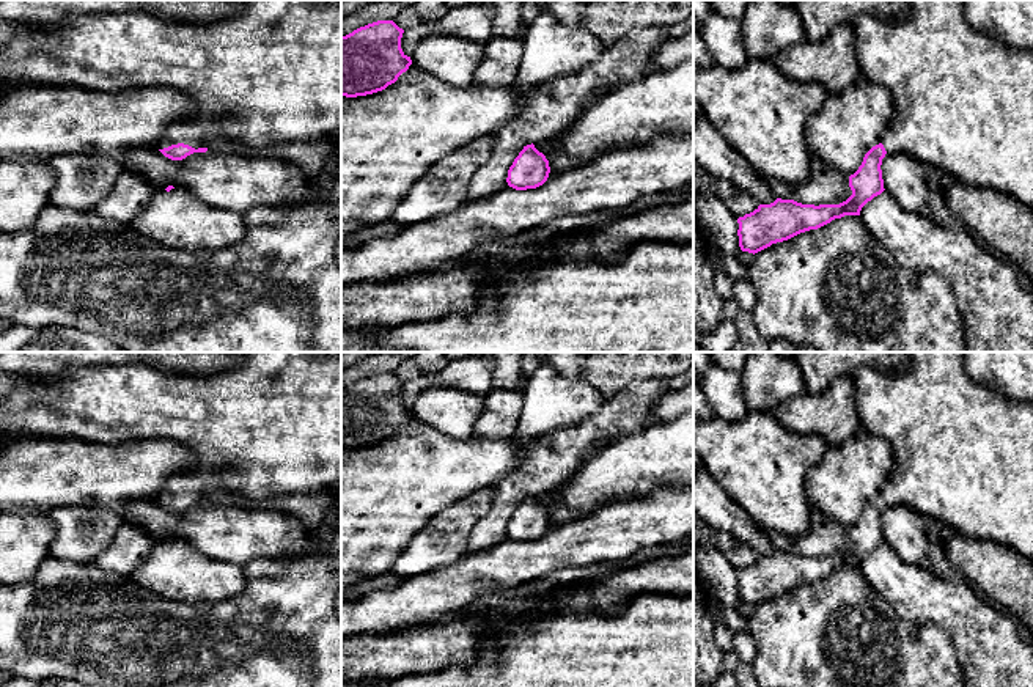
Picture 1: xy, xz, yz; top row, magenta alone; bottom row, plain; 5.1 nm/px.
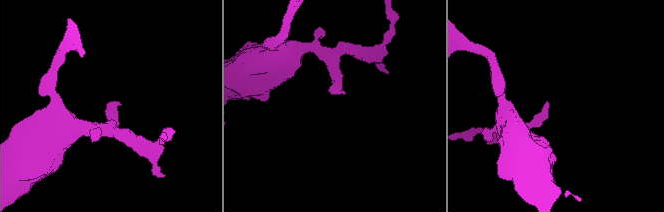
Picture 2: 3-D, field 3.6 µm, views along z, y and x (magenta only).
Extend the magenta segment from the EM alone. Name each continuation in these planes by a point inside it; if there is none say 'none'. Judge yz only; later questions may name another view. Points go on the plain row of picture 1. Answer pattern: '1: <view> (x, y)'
1: yz (963, 455)

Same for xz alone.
none

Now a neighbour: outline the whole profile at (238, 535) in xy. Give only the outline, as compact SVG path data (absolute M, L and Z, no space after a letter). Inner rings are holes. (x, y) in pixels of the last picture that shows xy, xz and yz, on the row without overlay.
M138 500L121 514L156 544L168 538L189 542L197 552L244 568L255 560L286 560L311 549L302 524L277 509L206 503L171 512L159 501Z

